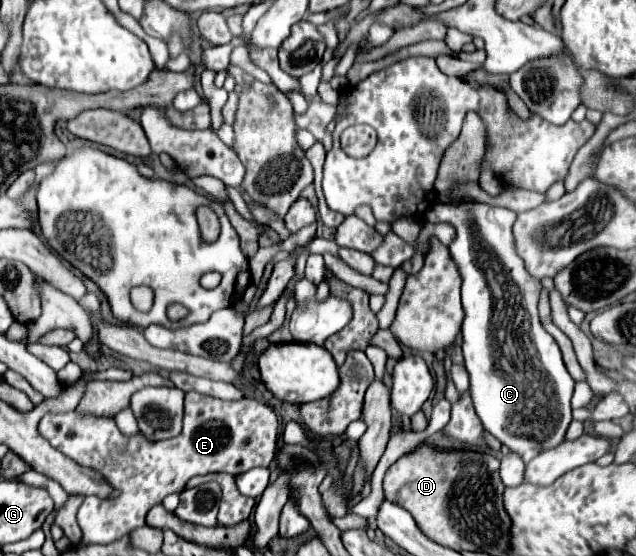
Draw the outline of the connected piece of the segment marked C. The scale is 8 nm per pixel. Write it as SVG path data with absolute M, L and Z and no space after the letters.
M466 199L464 203L454 205L436 203L426 211L424 219L428 223L448 223L456 229L456 237L450 241L448 249L462 275L462 307L466 313L462 321L462 349L464 365L470 375L470 395L476 415L490 435L530 463L538 453L564 443L566 429L572 421L570 397L574 391L574 379L566 371L558 343L540 323L538 295L542 285L538 279L530 277L524 261L516 253L512 235L516 213L504 207L492 207Z

